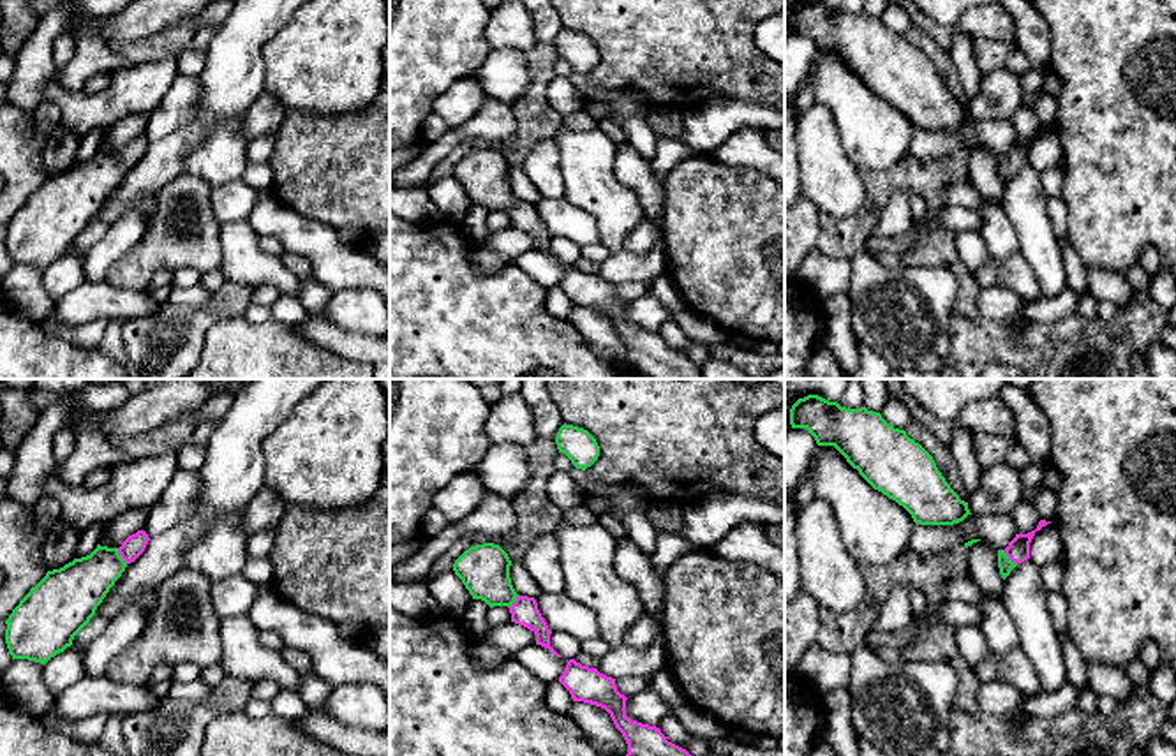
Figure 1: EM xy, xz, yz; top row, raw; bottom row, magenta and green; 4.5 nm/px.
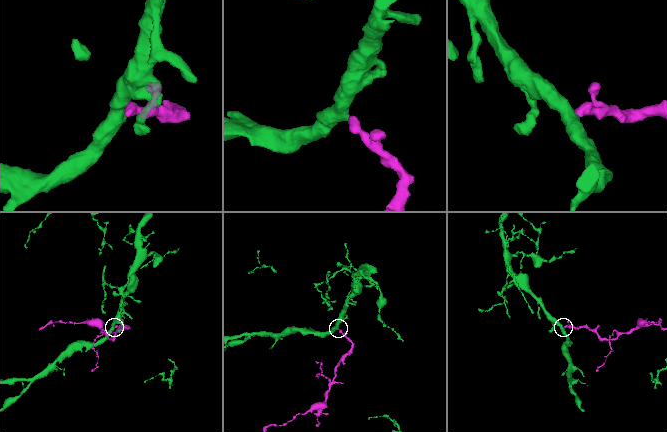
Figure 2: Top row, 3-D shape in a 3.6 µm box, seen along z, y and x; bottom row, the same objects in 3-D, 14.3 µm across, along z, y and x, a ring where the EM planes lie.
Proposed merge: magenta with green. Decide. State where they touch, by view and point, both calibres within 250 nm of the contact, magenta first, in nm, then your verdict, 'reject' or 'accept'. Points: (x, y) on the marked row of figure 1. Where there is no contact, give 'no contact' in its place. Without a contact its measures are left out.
meets magenta in yz at (1009, 557); 110 nm thick on the magenta side, 70 nm on the other; accept

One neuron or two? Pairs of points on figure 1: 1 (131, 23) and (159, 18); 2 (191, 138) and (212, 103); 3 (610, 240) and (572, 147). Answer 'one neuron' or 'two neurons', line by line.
1: one neuron
2: one neuron
3: one neuron

